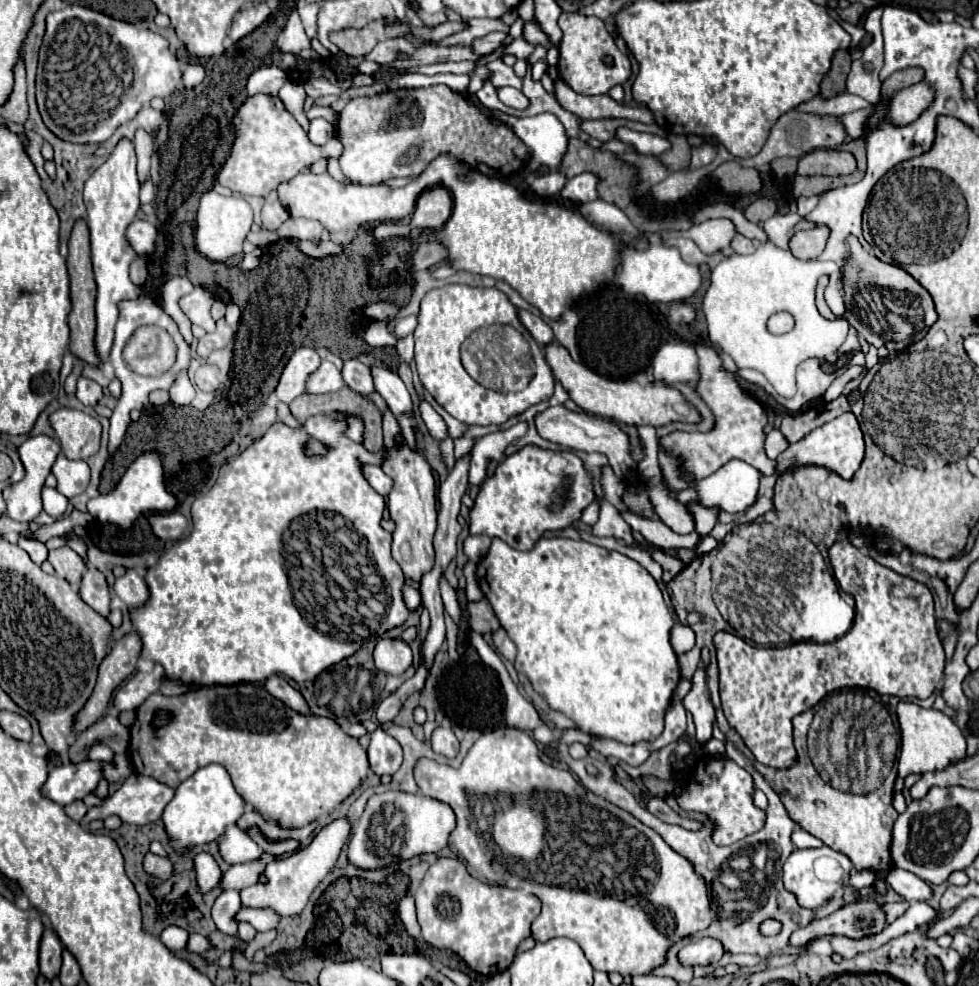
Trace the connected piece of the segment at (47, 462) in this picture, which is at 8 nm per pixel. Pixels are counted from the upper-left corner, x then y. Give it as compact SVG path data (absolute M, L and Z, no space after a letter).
M47 435L29 437L19 447L19 457L21 457L21 463L25 467L25 477L19 483L13 483L13 485L5 487L5 491L3 491L3 499L7 503L7 515L11 519L15 519L15 521L33 521L41 513L41 489L45 485L45 477L49 475L59 451L61 451L59 443L51 437L47 437Z

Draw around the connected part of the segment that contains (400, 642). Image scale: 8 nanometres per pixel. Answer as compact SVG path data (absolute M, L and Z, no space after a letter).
M407 627L399 639L377 641L373 649L373 663L377 671L385 675L403 675L413 663L413 653L409 643L417 637L415 627Z

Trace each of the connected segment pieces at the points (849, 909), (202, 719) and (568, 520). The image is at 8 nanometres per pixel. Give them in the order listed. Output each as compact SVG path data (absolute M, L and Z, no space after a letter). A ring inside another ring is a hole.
M853 901L837 909L833 915L819 919L817 925L809 925L805 929L795 931L789 939L789 945L799 947L813 937L825 937L825 935L847 935L847 937L871 935L881 931L883 925L885 917L875 901Z
M261 683L205 685L189 689L179 697L167 697L161 693L149 695L137 707L137 721L131 725L129 753L137 773L155 777L169 787L177 787L209 763L219 763L231 775L237 793L263 815L269 815L269 819L277 819L283 827L303 827L323 813L331 813L371 771L367 749L359 739L347 735L335 719L297 713L277 697L269 695ZM157 709L171 711L173 721L153 731L151 719Z
M525 445L517 453L507 455L497 467L495 473L485 479L481 485L475 503L469 511L469 535L487 535L499 537L519 551L533 549L535 543L543 537L545 531L559 531L571 527L585 507L595 501L593 479L587 473L583 461L571 451L551 451L537 445Z

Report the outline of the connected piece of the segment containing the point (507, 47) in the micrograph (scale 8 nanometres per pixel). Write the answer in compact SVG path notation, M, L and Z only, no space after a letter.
M521 29L521 37L519 39L515 39L515 41L511 41L511 43L503 43L503 55L512 54L515 55L517 59L527 58L531 55L531 53L535 50L536 46L527 43L525 39L523 39L523 33Z

